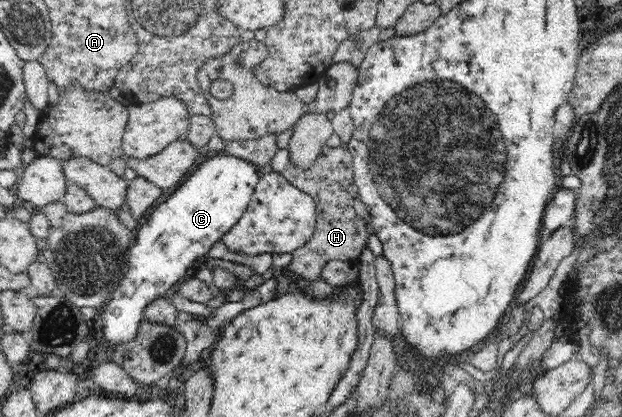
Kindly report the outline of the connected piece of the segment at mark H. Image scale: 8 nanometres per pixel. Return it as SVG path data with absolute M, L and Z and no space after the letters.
M326 145L311 168L302 170L289 166L283 171L283 176L290 184L313 197L317 208L317 225L310 241L291 253L291 262L284 268L290 275L298 278L283 277L280 273L281 269L277 269L274 299L294 290L300 290L306 296L315 298L312 289L301 284L301 280L310 282L323 280L322 269L329 261L340 259L340 261L356 263L362 250L366 249L369 238L366 230L368 227L362 217L354 211L354 199L346 190L353 183L352 161L353 157L346 147L331 148Z

